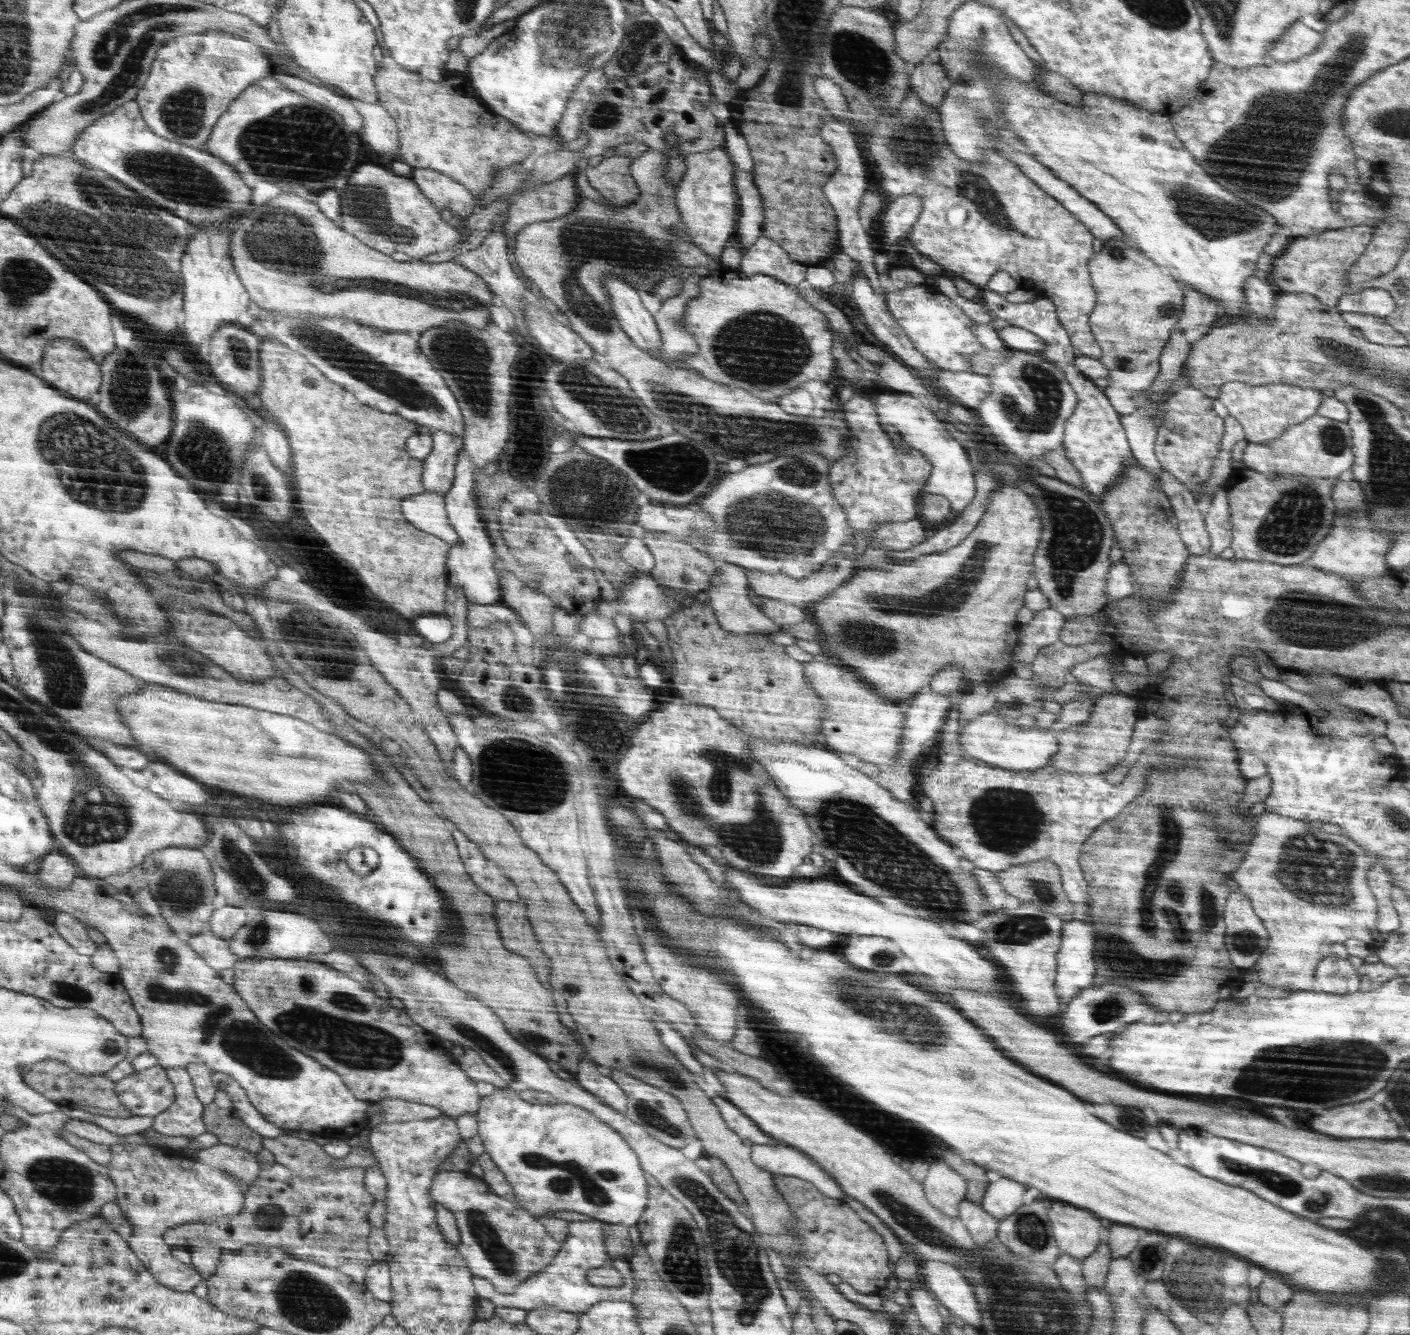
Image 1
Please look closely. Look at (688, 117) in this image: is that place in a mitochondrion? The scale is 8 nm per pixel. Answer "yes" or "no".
no

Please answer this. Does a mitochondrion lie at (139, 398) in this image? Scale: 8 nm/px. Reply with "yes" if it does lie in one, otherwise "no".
yes

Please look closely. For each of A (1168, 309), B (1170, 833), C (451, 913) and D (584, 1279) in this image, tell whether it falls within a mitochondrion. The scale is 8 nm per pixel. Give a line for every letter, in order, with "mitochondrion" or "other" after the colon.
A: mitochondrion
B: mitochondrion
C: other
D: other

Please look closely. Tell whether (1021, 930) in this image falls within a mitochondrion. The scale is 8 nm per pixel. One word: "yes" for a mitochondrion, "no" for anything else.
yes

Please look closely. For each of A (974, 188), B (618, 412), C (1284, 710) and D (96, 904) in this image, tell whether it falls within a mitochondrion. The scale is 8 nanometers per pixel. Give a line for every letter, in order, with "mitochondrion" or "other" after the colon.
A: mitochondrion
B: mitochondrion
C: other
D: other

